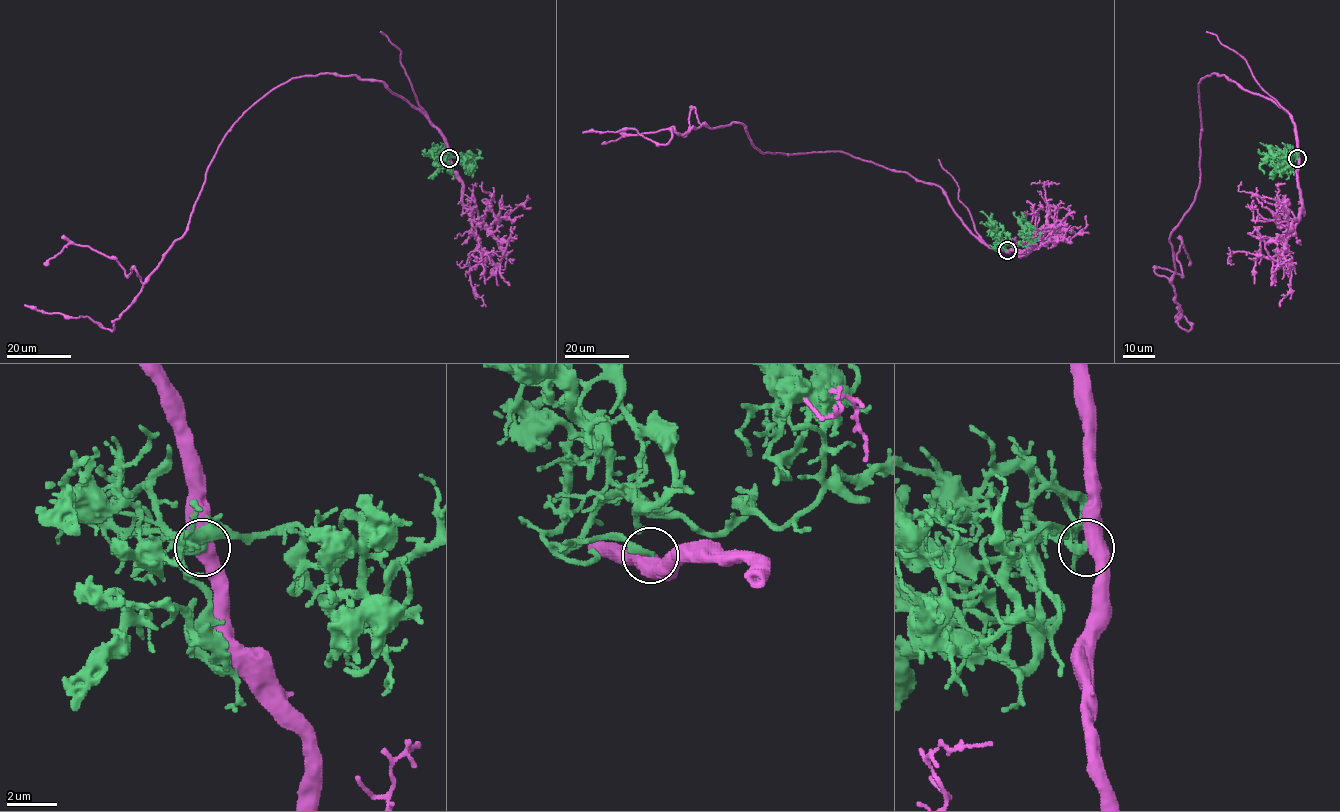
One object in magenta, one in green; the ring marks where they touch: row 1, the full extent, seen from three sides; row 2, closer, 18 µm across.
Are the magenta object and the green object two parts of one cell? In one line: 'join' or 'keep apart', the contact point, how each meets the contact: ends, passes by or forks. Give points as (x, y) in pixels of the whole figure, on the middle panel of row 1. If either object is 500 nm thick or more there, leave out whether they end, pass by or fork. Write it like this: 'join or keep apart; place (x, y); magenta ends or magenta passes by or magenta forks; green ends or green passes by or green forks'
keep apart; place (1007, 250)

